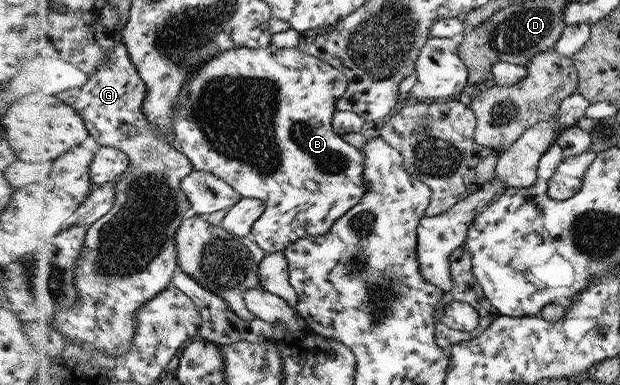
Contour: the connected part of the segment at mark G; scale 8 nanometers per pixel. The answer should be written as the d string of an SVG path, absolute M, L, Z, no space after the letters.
M118 36L116 48L110 54L107 62L91 75L91 80L84 87L54 93L54 97L59 97L81 112L91 135L99 144L125 151L130 156L132 165L119 182L113 210L88 227L86 249L82 259L78 261L76 275L79 302L70 311L58 311L53 327L61 331L71 343L81 343L88 351L105 351L109 355L121 357L134 347L141 307L171 288L181 267L177 233L185 219L193 214L193 203L181 185L196 169L190 156L177 147L176 138L169 141L165 137L168 132L149 120L145 111L149 84L141 75L140 67L133 62L129 45Z

